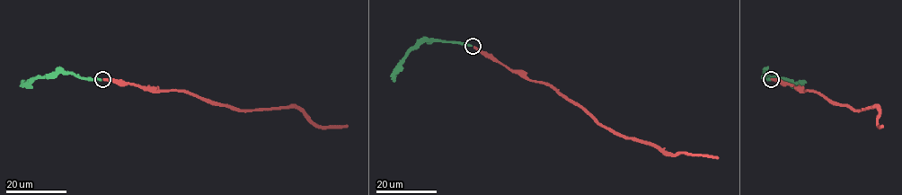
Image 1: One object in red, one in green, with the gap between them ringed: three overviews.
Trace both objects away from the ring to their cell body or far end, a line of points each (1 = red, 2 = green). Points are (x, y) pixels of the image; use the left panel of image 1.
1: (103, 79), (121, 80), (159, 90), (186, 91), (240, 110), (296, 107), (319, 126), (348, 126)
2: (101, 79), (79, 78), (61, 72), (22, 82)

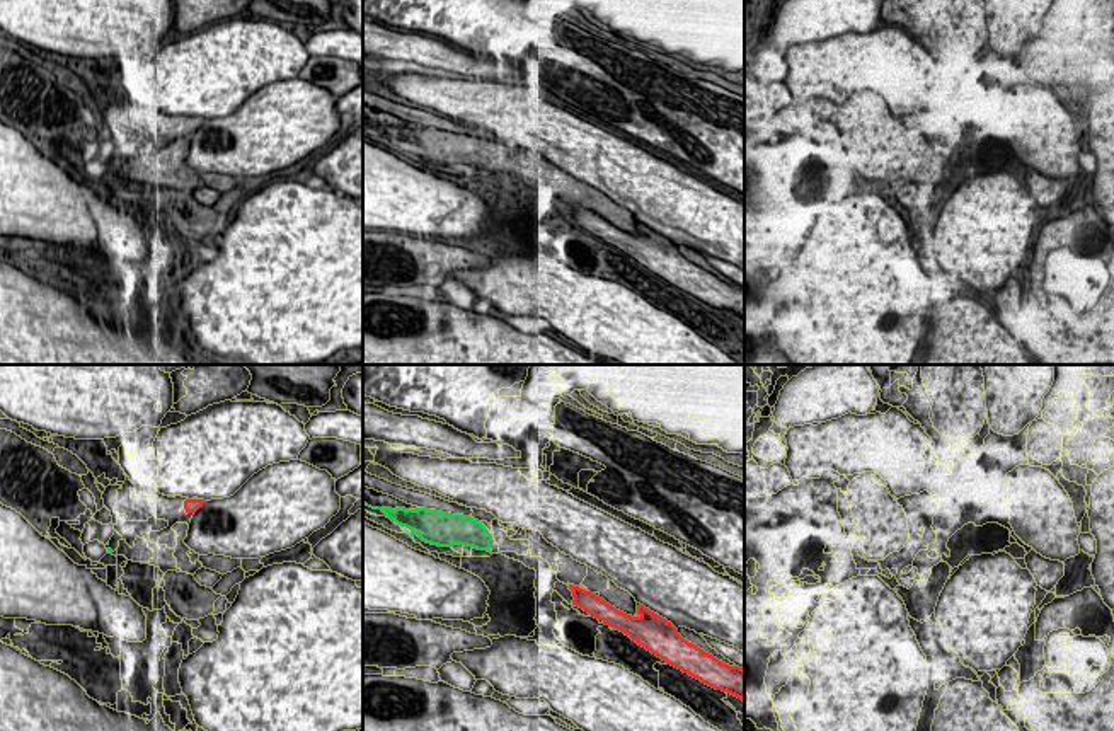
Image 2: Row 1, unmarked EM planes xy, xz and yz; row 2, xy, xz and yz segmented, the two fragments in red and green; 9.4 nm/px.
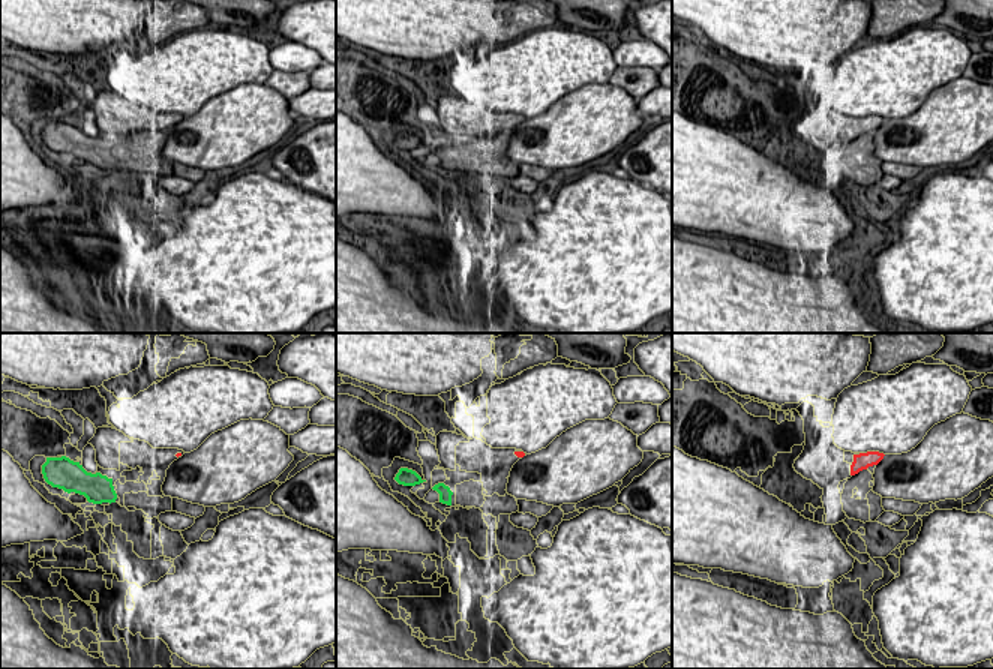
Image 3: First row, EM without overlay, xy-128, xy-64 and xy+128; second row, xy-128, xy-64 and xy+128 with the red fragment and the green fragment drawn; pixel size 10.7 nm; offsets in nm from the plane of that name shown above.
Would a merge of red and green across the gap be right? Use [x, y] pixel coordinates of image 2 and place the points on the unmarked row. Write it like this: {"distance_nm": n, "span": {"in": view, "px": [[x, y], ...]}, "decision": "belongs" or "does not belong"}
{"distance_nm": 800, "span": {"in": "xz", "px": [[569, 203], [491, 169]]}, "decision": "does not belong"}

